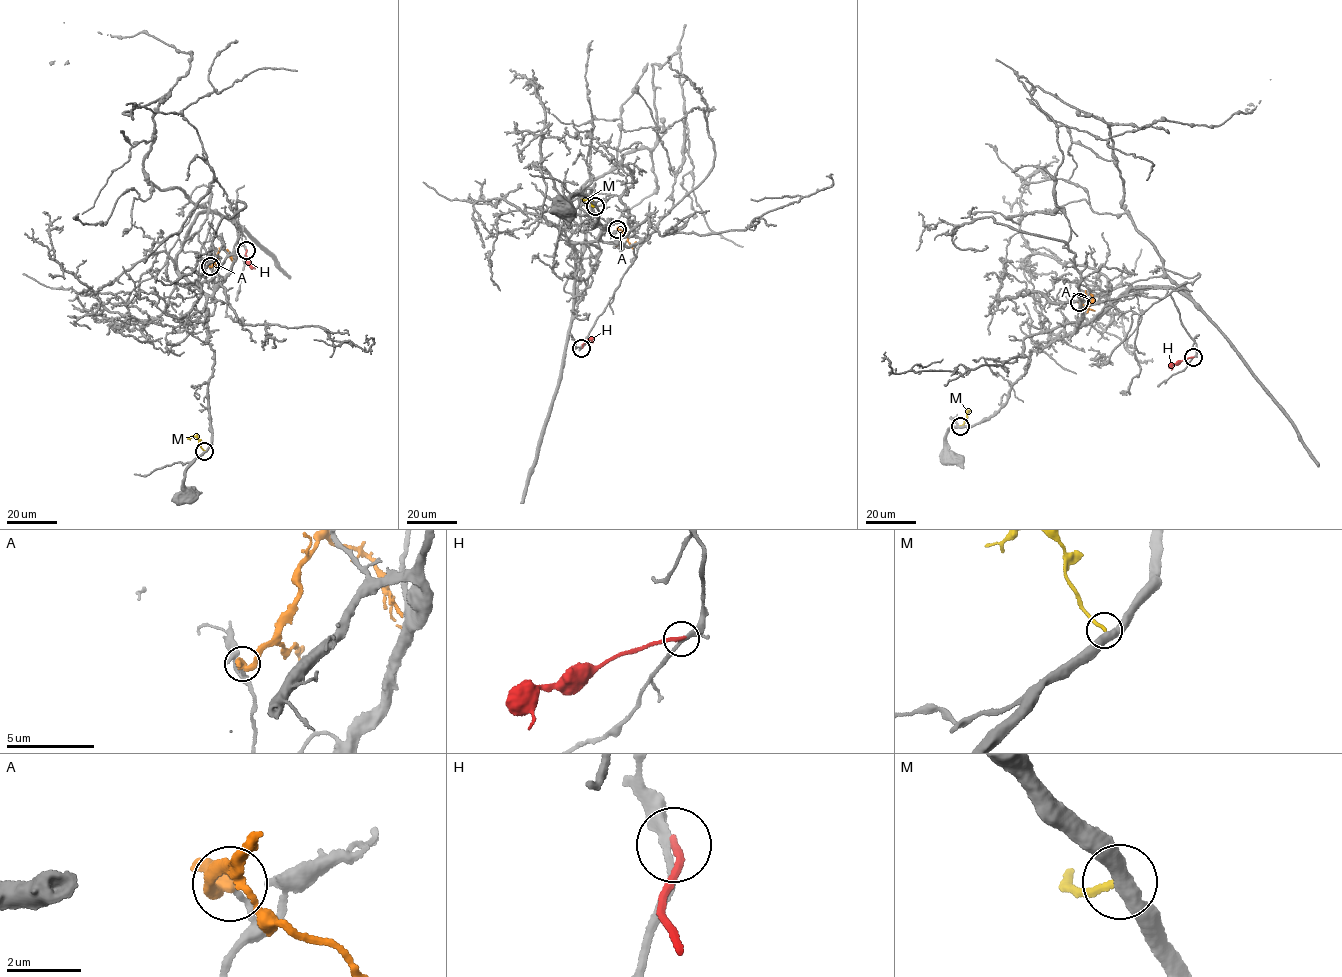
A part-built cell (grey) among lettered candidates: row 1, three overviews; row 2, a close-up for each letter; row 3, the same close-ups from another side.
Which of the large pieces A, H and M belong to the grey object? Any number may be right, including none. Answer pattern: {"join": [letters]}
{"join": []}

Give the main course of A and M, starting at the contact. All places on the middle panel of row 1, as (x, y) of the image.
A: (617, 229), (627, 231), (633, 248)
M: (596, 206), (582, 199)

